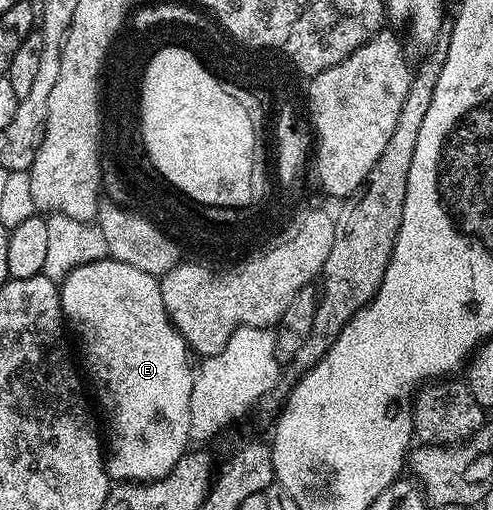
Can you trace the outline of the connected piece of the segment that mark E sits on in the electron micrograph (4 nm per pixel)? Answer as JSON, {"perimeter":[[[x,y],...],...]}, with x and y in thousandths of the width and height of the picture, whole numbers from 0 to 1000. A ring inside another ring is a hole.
{"perimeter":[[[219,504],[201,508],[193,516],[166,516],[160,524],[150,524],[124,557],[124,584],[134,631],[140,635],[142,647],[144,641],[152,647],[152,657],[160,663],[160,680],[168,686],[168,704],[176,710],[176,727],[185,733],[187,747],[193,749],[195,771],[209,780],[209,798],[217,804],[219,825],[225,827],[225,876],[221,869],[221,882],[213,892],[219,931],[243,949],[302,947],[308,939],[335,935],[355,918],[363,898],[379,890],[383,871],[389,867],[387,835],[383,833],[383,778],[387,776],[391,720],[389,714],[379,714],[379,696],[383,698],[379,671],[363,659],[363,651],[355,647],[347,624],[339,618],[327,582],[323,549],[270,520],[254,520],[245,512]]]}

